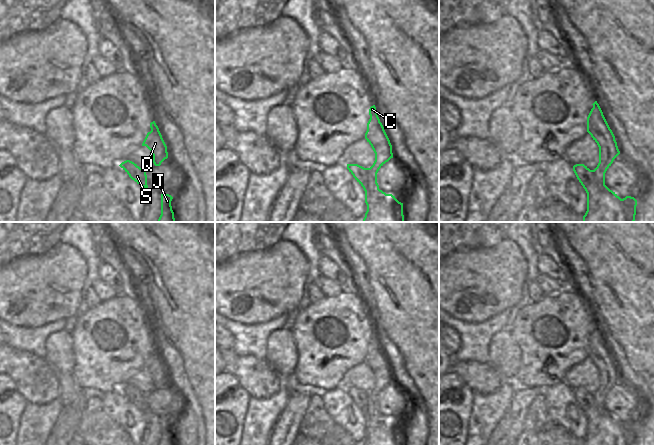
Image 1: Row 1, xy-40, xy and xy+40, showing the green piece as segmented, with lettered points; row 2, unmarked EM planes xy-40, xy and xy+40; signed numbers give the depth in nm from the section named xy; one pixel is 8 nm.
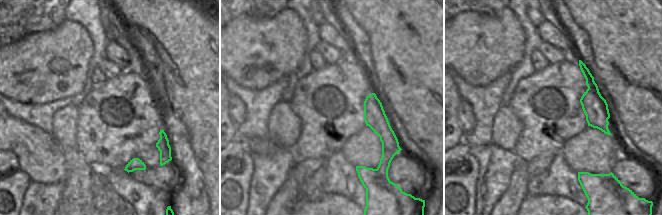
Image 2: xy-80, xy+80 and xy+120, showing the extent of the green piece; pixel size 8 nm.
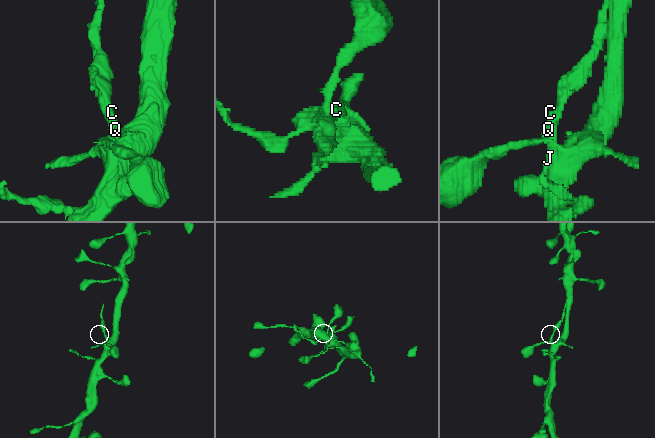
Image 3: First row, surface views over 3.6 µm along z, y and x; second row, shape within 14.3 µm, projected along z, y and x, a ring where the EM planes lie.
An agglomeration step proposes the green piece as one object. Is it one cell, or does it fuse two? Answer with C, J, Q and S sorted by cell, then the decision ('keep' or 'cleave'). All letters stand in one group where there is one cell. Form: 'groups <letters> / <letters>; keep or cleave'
groups C Q / J S; cleave

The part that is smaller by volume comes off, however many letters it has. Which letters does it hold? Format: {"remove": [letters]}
{"remove": ["C", "Q"]}

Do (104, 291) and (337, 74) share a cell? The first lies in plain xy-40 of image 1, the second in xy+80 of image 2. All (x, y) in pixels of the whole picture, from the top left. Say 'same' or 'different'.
different

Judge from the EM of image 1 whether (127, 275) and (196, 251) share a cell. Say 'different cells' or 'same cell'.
different cells

